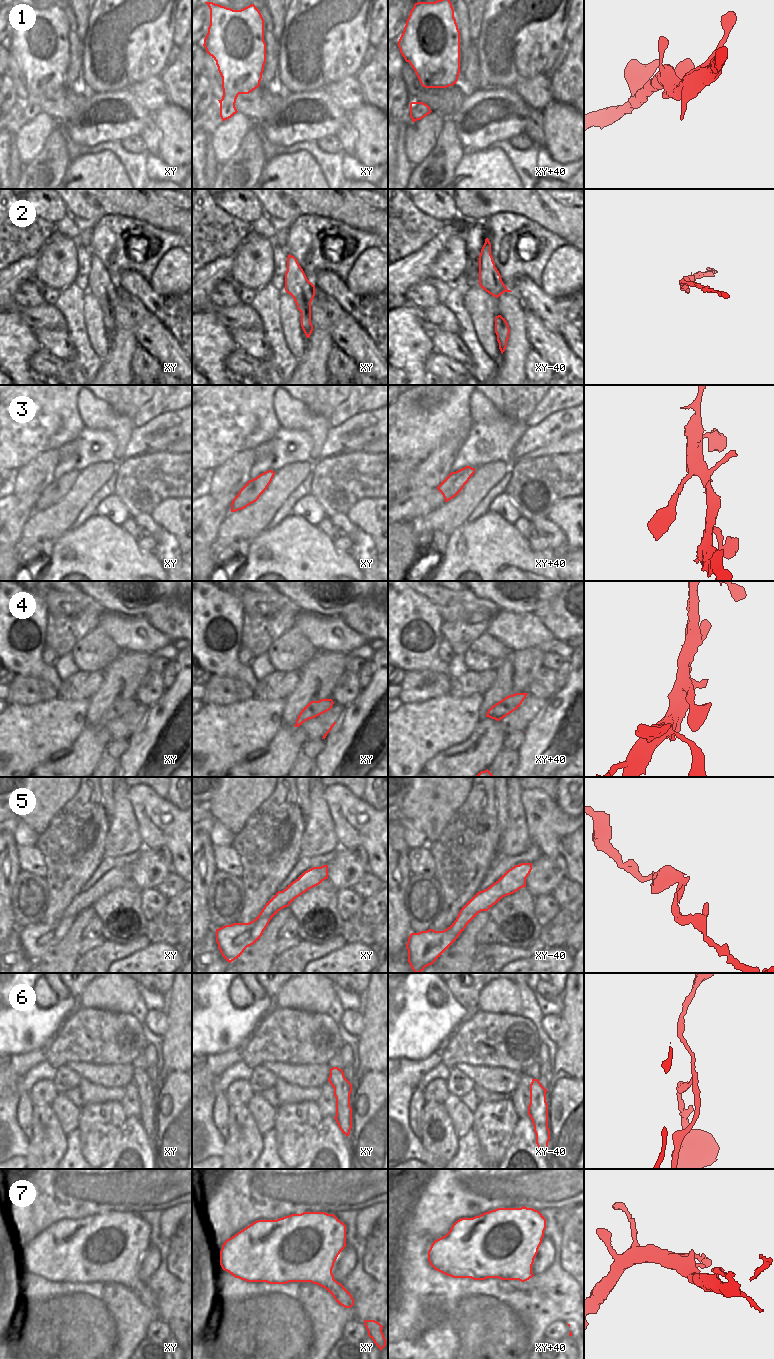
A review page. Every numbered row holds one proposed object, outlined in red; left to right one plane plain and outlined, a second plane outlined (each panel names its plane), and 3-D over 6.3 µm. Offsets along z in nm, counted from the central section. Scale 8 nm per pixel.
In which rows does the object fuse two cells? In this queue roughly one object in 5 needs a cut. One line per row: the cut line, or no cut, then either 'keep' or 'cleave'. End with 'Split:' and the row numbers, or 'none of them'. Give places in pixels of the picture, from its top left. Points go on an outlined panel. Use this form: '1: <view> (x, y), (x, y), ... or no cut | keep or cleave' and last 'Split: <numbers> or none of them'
1: no cut | keep
2: no cut | keep
3: no cut | keep
4: no cut | keep
5: no cut | keep
6: xy (346, 1079), (344, 1082), (344, 1097), (349, 1099) | cleave
7: no cut | keep
Split: 6

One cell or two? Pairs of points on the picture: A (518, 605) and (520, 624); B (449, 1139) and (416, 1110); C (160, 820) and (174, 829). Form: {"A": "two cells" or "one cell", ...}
{"A": "two cells", "B": "two cells", "C": "two cells"}

